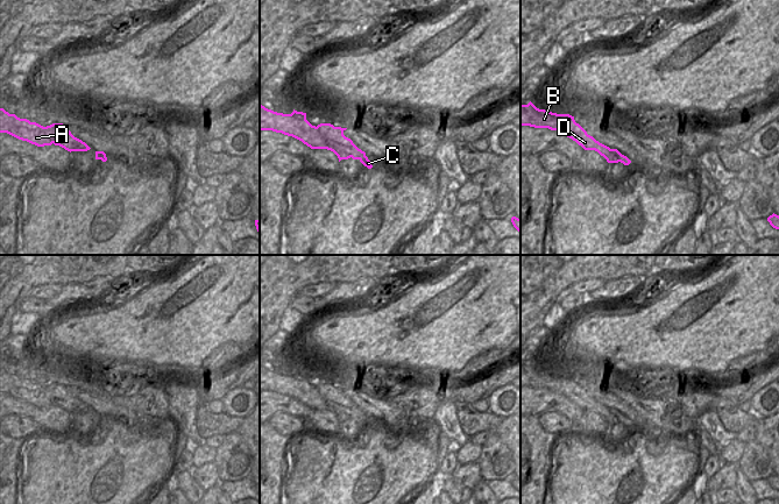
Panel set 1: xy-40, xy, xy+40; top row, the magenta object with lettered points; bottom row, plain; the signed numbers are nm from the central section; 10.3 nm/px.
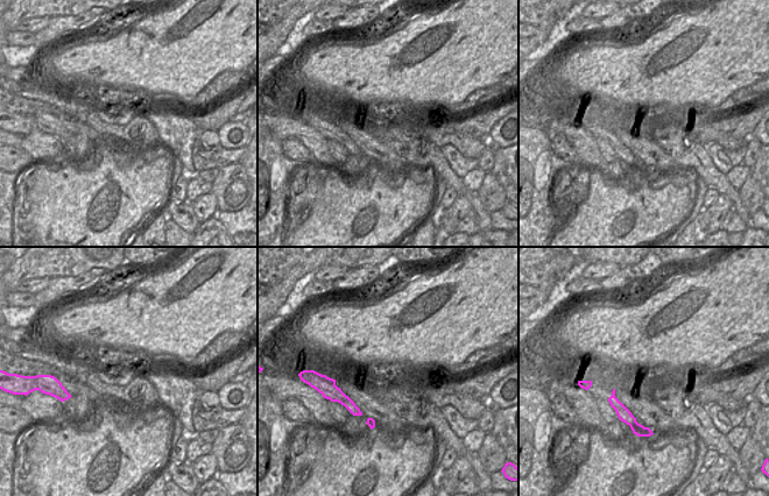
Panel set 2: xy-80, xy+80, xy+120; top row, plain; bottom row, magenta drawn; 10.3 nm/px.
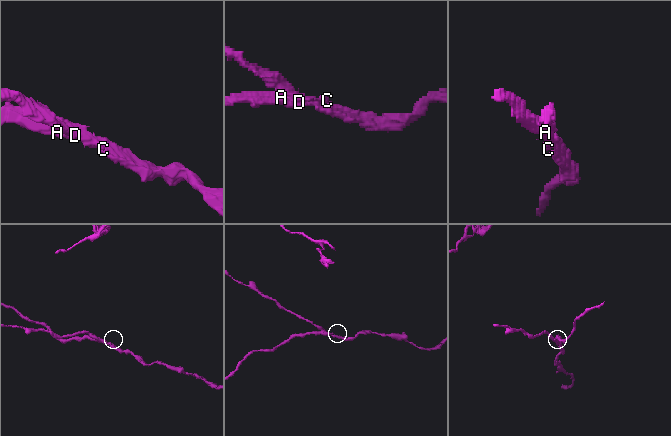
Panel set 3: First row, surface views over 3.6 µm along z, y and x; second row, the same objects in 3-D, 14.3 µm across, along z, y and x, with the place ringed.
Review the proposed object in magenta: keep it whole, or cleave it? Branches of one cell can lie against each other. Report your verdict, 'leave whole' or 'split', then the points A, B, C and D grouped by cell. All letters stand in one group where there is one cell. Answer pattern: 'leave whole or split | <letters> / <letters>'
split | A B D / C

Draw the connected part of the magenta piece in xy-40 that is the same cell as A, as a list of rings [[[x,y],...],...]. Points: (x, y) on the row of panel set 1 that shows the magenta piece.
[[[0,108],[0,133],[7,133],[37,147],[52,144],[47,136],[45,127],[30,122],[27,119],[20,119],[15,114],[9,114],[3,108]]]

